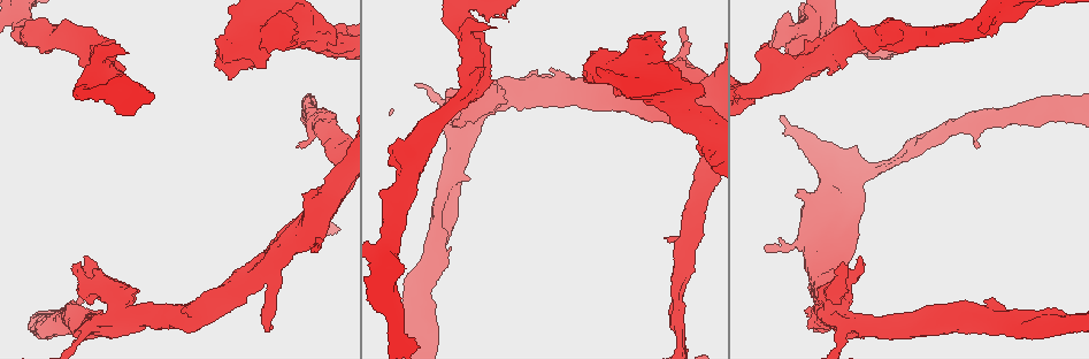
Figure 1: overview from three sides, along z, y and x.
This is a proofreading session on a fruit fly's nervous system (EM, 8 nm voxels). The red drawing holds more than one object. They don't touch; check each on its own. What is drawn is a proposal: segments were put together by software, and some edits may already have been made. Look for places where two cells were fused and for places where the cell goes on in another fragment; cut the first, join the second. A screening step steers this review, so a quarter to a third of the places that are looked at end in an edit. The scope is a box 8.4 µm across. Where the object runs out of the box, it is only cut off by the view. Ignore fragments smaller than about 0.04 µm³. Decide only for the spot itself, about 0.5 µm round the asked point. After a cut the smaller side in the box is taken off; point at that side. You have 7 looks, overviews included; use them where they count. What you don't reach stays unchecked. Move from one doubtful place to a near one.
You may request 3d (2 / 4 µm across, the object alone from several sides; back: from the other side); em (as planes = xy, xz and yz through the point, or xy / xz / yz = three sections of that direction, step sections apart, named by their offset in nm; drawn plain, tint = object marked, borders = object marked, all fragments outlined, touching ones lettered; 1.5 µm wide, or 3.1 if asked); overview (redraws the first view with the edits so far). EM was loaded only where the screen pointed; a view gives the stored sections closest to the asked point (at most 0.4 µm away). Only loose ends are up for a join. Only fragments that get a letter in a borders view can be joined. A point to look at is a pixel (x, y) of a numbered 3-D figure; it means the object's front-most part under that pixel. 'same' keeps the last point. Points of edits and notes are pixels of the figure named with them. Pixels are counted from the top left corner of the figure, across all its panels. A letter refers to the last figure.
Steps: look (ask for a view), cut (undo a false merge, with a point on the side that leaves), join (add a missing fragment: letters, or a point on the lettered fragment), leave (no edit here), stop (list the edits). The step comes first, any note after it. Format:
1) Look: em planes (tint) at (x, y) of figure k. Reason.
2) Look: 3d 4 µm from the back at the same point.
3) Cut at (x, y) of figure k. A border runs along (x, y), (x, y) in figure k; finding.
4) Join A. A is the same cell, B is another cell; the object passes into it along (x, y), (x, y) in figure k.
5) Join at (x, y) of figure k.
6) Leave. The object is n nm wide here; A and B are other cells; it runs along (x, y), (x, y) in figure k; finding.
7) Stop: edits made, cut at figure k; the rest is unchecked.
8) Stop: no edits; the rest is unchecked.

Look: 3d 2 µm at (857, 333) of figure 1. Stops while still wide.

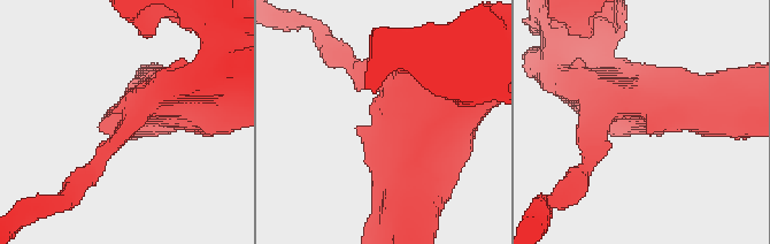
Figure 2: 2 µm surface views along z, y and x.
Look: em planes (borders) at (359, 128) of figure 2.

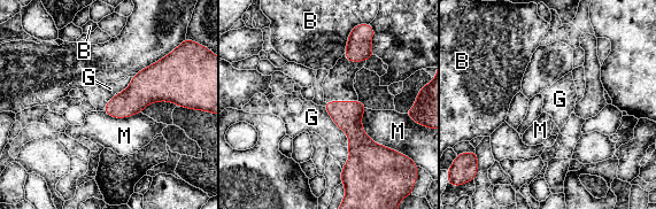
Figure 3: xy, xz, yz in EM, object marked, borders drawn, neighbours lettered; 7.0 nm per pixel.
Leave. B, G and M are other cells; a border runs along (324, 106), (346, 134), (347, 147) in figure 3; none of them fits.

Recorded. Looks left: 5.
Look: 3d 4 µm at (815, 330) of figure 1. An open end.

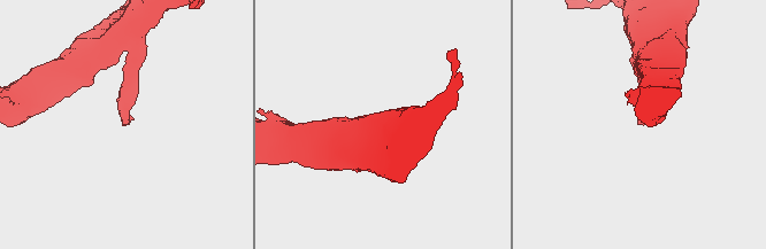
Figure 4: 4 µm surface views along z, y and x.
Look: em planes (plain) at (638, 122) of figure 4.

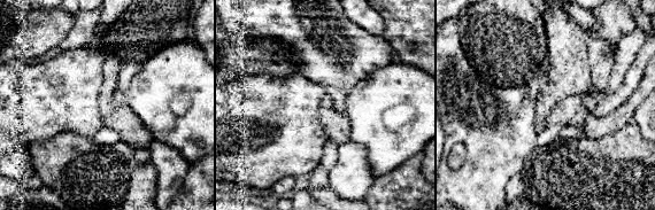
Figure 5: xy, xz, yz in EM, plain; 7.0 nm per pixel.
Look: em planes (borders) at the same point.

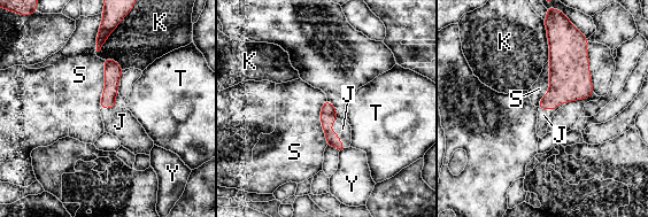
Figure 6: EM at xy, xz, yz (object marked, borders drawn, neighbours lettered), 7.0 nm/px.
Join J. The longest contact is with S, 340 nm; J is the same cell, K, S, T and Y are other cells; the object passes into it along (328, 113), (336, 132), (342, 129) in figure 6; it goes on there.

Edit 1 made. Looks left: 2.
Look: 3d 4 µm at (301, 148) of figure 1. An open end.

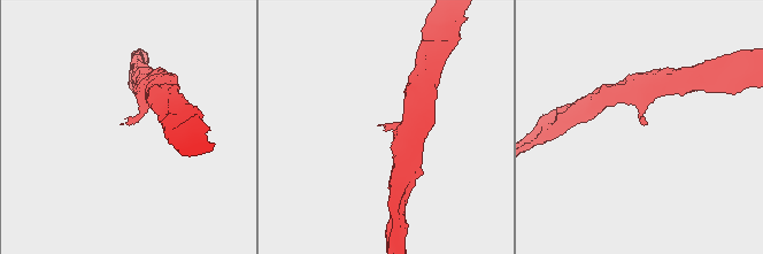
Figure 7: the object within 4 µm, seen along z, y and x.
Look: em yz step 4 (borders) at (127, 122) of figure 7. Now the EM.

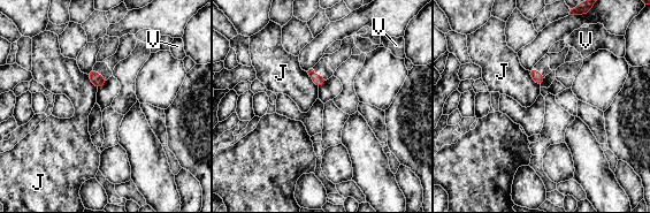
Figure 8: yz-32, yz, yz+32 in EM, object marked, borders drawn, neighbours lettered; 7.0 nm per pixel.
Leave. J and V are other cells; a border runs along (527, 70), (529, 76), (540, 86) in figure 8; none of them fits.

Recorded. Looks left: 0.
Stop: edits made, join at figure 6; the rest is unchecked.

